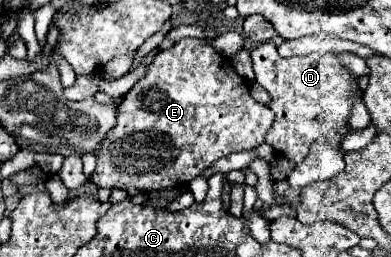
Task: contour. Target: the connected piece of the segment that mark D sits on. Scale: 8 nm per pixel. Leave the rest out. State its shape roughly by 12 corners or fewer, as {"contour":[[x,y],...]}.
{"contour":[[251,51],[275,121],[265,135],[299,165],[317,139],[341,151],[353,77],[339,53]]}

